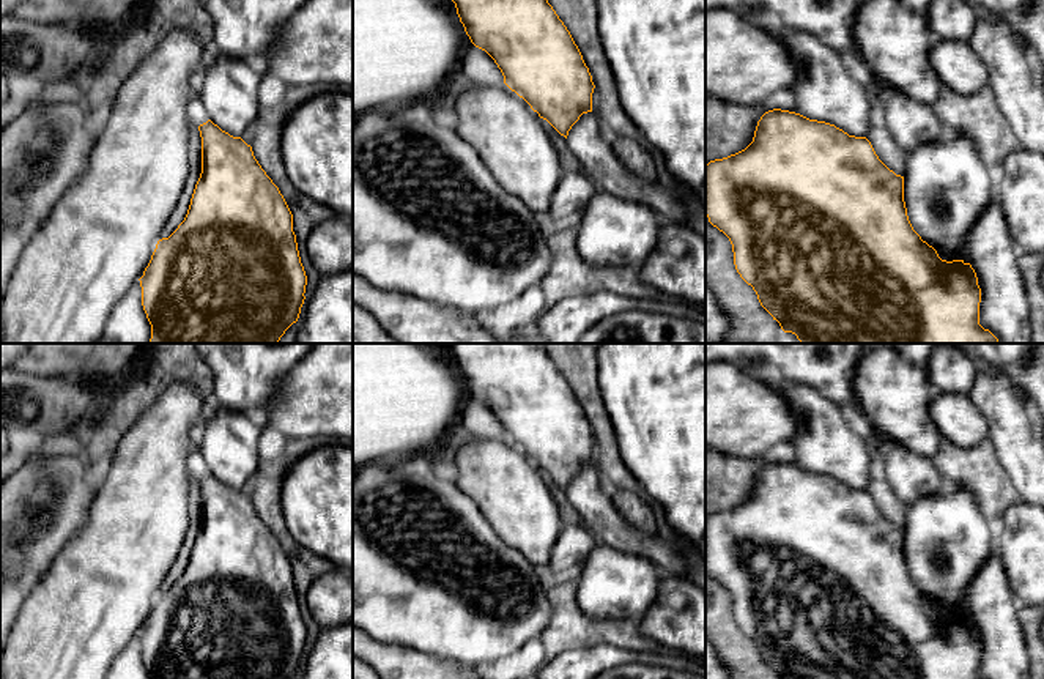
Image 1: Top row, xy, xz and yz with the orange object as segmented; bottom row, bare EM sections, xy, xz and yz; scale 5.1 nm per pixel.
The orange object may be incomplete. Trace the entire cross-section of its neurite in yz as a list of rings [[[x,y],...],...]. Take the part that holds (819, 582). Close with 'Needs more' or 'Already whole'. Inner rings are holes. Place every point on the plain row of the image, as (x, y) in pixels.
[[[767,383],[786,399],[797,419],[797,429],[789,443],[797,451],[800,465],[781,462],[765,465],[757,474],[753,495],[745,503],[705,518],[705,569],[729,591],[735,622],[753,640],[761,659],[779,679],[981,679],[981,641],[975,622],[964,613],[942,613],[937,603],[913,583],[904,555],[904,529],[890,523],[866,492],[871,480],[871,465],[877,455],[874,440],[855,433],[844,421],[839,405],[817,389],[798,383],[790,386]]]. Needs more

